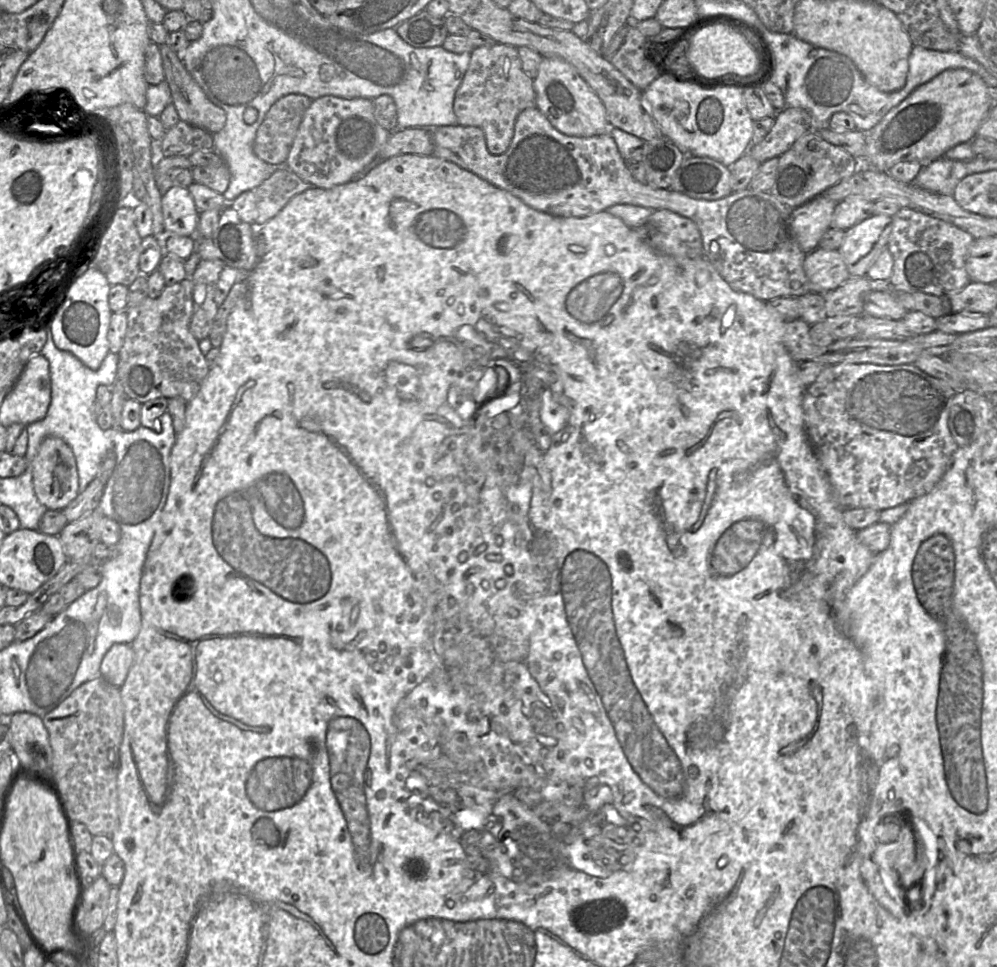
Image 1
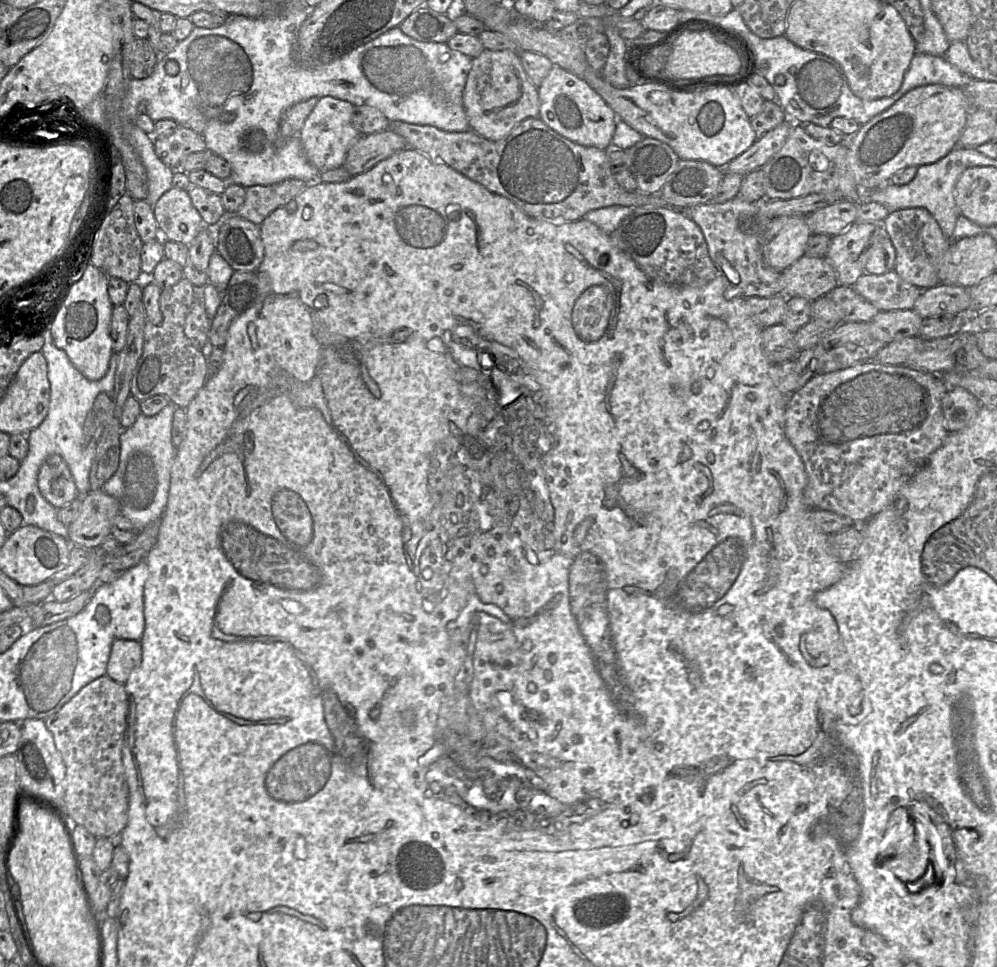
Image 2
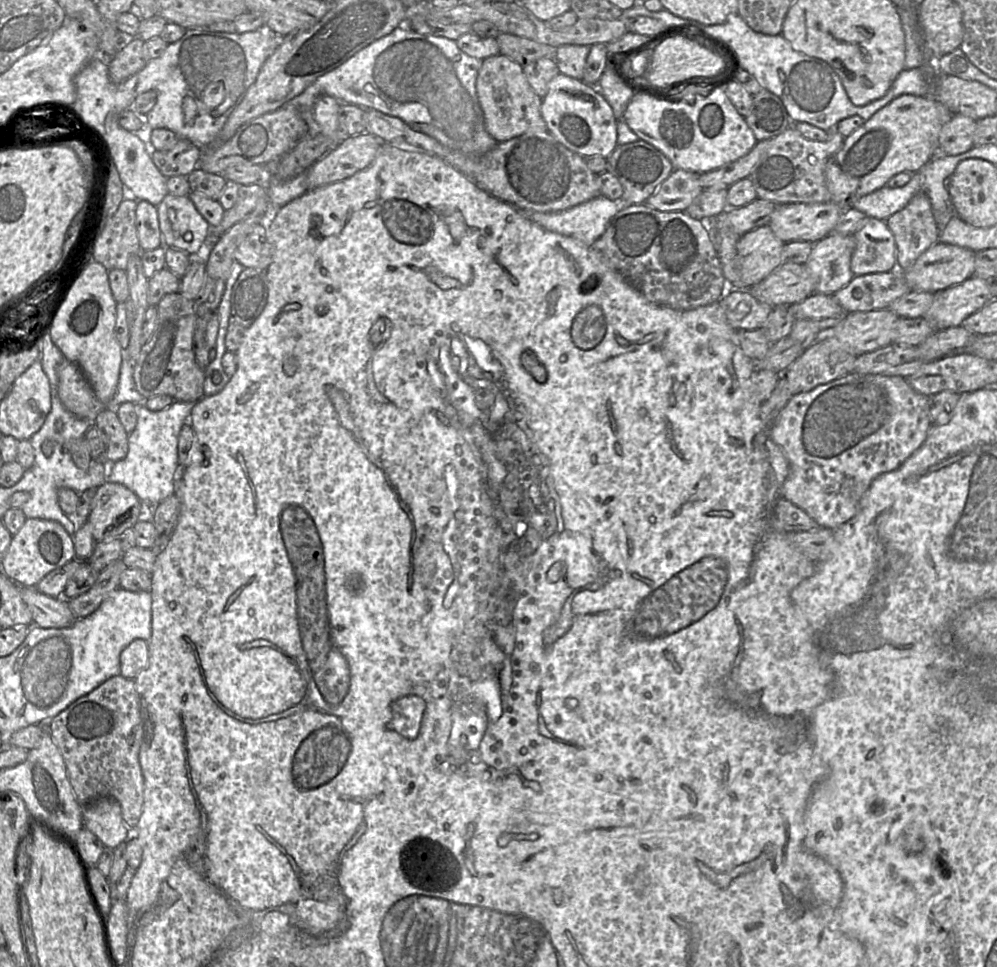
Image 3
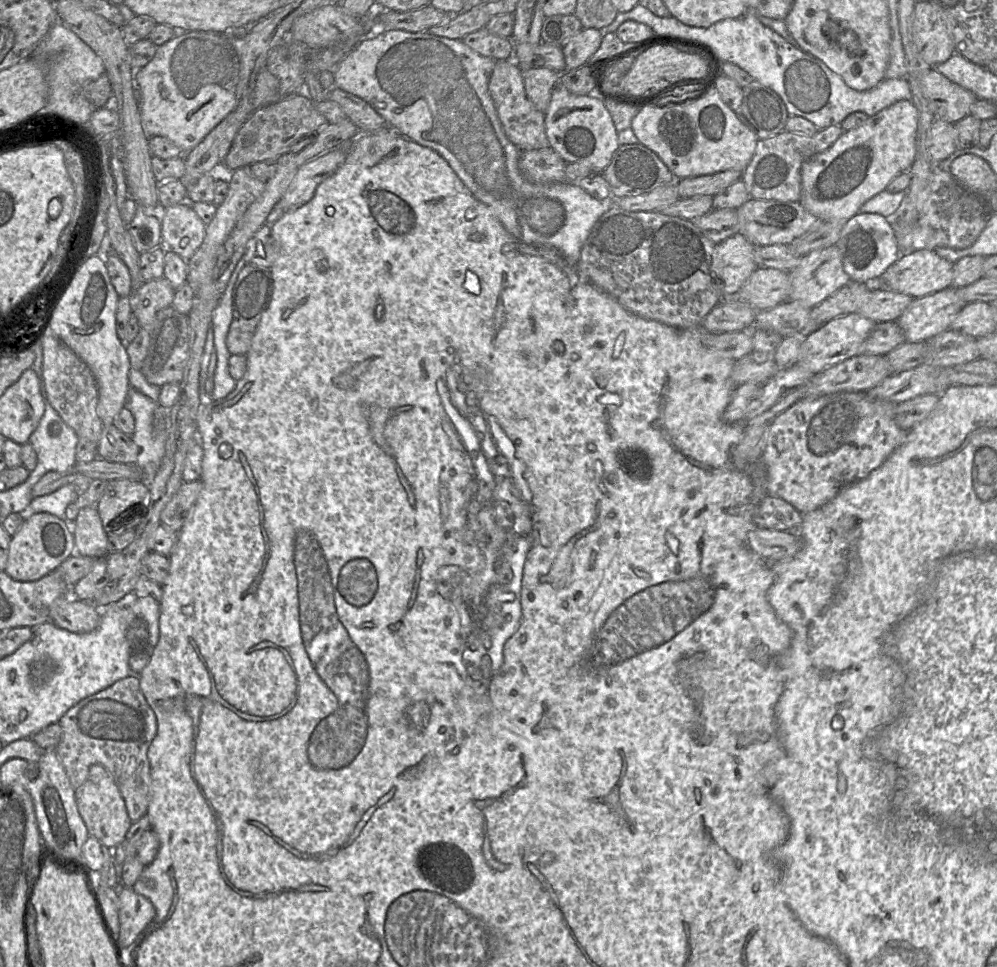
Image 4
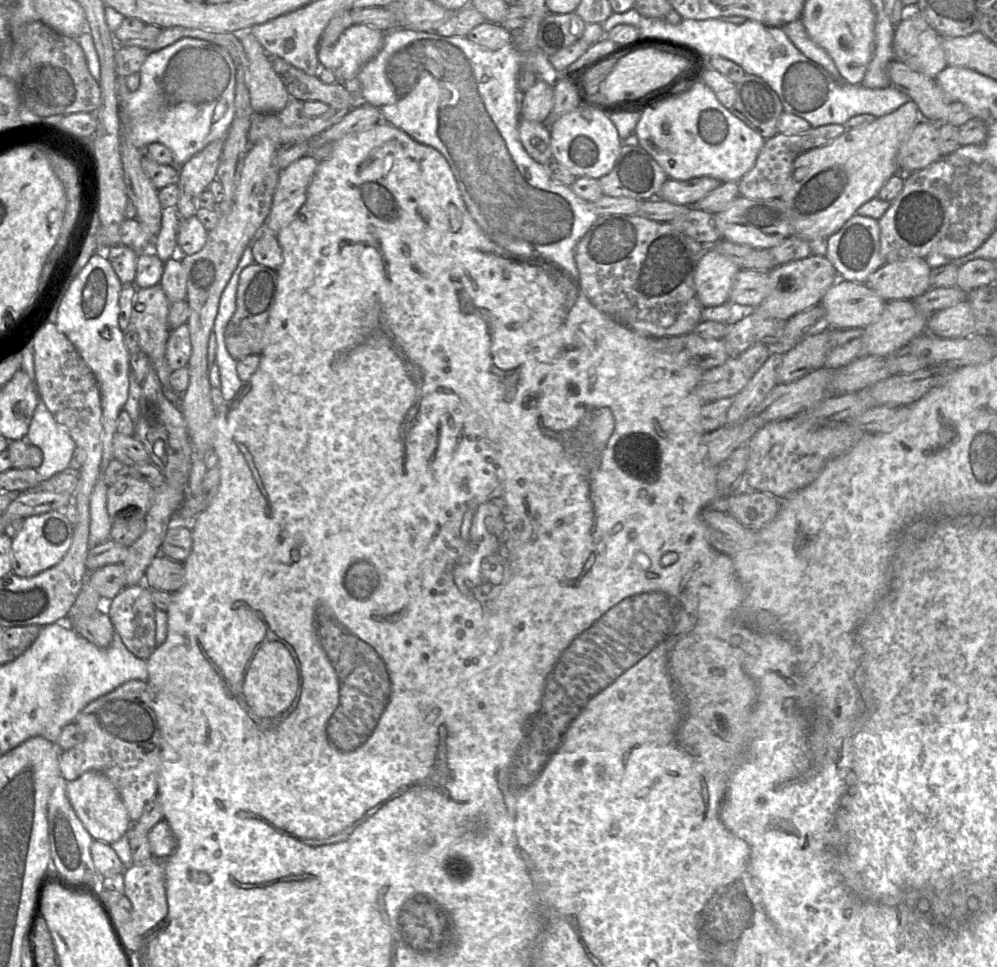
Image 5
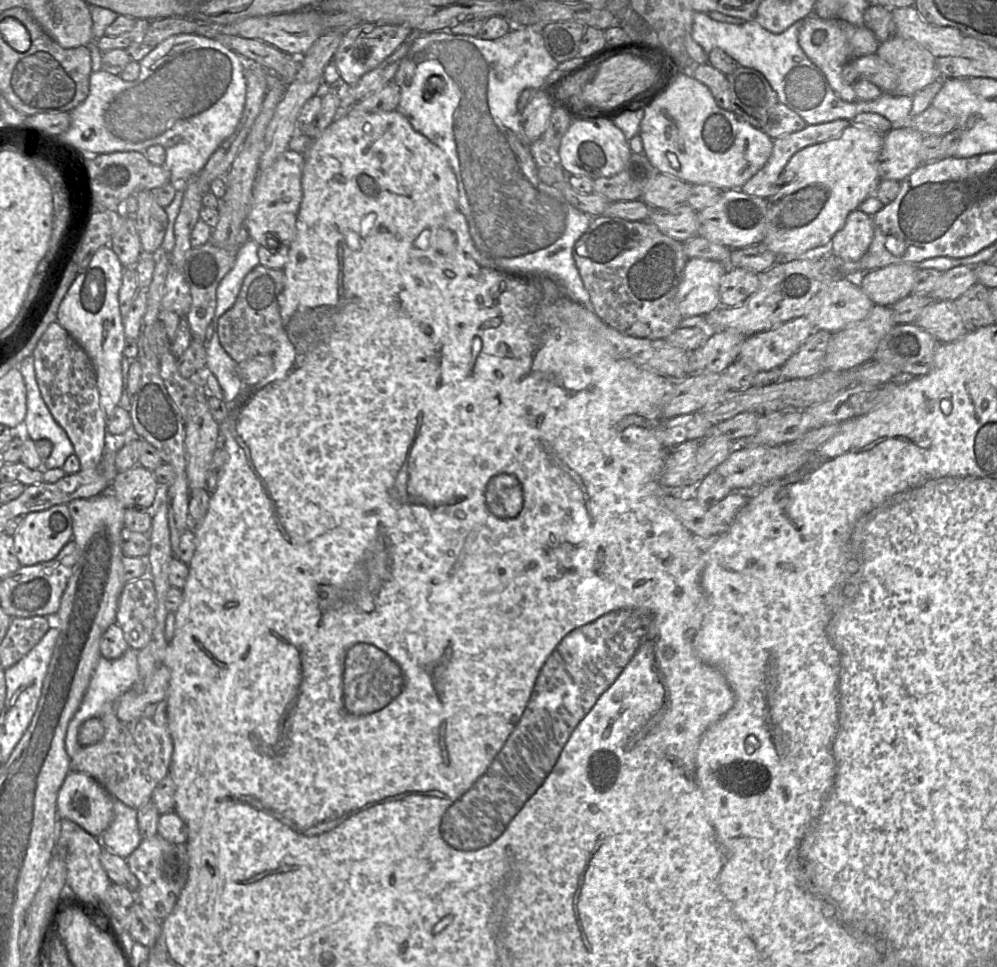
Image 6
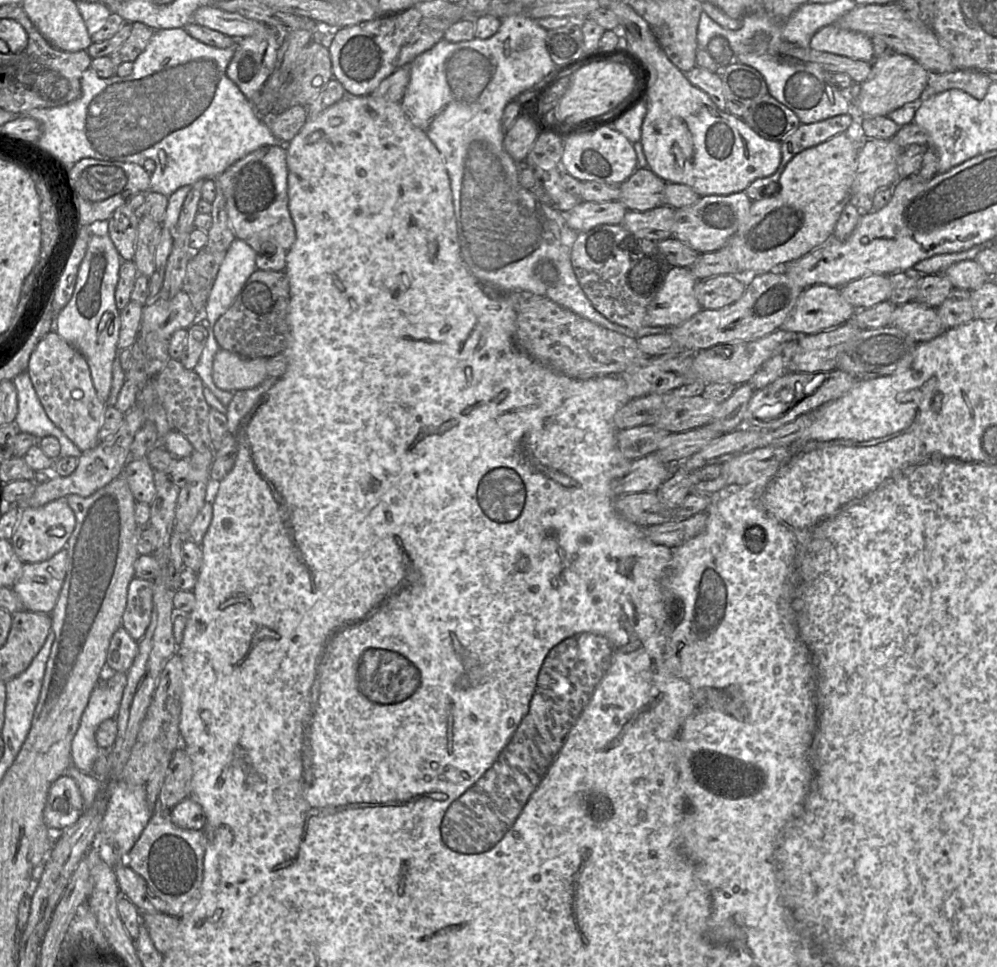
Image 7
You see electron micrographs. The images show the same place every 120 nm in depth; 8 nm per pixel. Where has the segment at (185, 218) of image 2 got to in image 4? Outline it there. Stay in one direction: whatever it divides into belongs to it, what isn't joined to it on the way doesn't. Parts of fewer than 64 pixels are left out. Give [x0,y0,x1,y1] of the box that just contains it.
[160,201,206,261]

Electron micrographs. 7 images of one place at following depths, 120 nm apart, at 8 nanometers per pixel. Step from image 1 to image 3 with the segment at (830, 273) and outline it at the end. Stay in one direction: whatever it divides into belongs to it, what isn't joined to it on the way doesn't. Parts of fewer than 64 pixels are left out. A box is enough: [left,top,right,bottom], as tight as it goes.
[746,263,815,308]

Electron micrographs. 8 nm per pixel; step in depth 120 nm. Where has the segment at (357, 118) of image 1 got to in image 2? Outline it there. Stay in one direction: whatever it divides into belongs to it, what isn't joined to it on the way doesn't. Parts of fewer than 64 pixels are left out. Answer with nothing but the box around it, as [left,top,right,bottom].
[298,97,360,172]

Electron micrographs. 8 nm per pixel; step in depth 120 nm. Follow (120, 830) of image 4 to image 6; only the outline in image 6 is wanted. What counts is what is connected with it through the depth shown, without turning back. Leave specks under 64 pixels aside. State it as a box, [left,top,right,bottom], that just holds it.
[57,770,114,838]

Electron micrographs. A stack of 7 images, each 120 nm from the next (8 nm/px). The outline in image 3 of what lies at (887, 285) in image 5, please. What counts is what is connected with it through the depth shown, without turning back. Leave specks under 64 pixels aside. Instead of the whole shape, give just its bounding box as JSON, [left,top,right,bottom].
[900,242,976,293]

